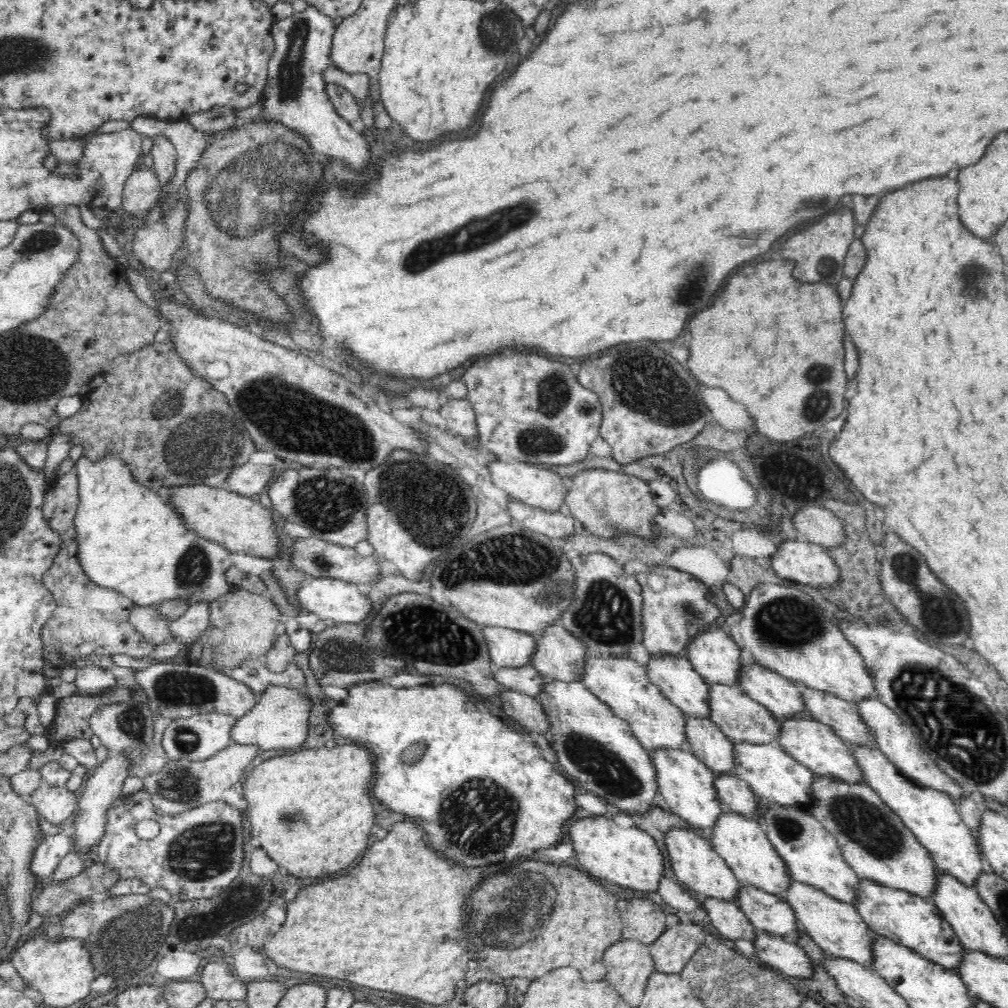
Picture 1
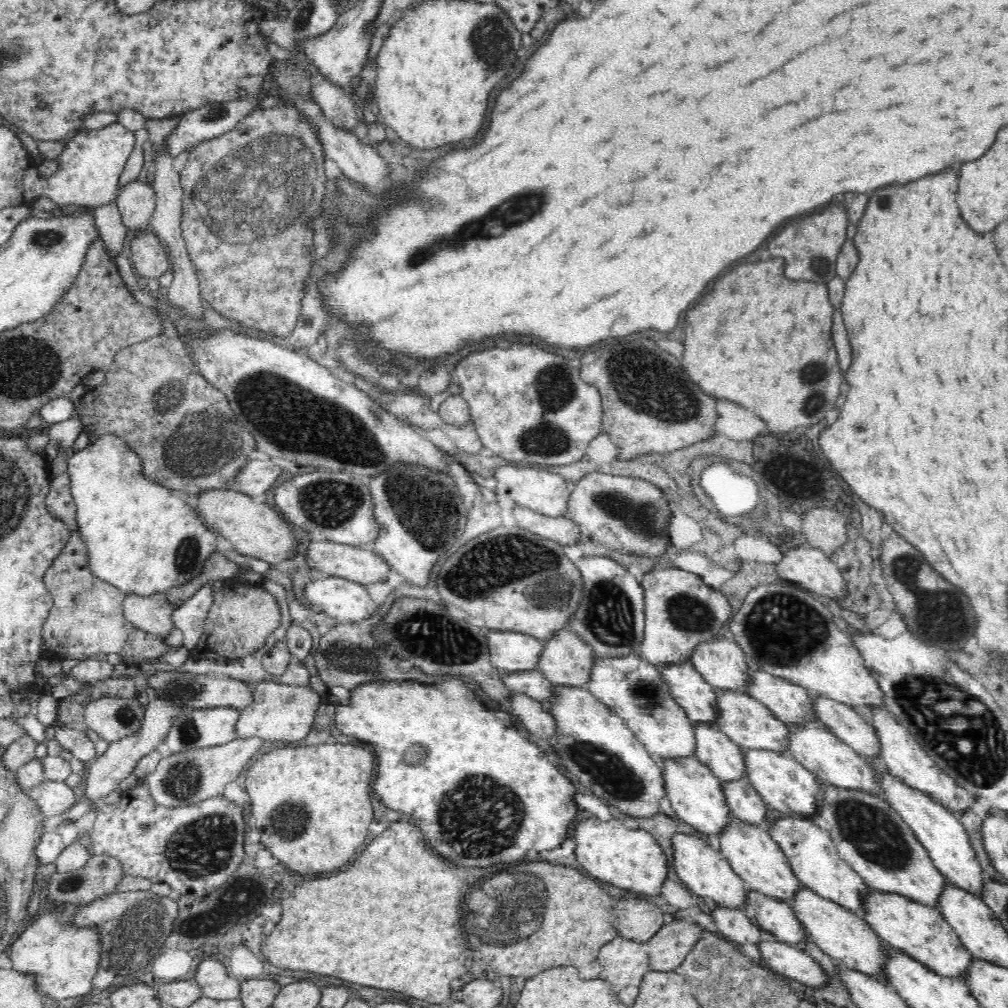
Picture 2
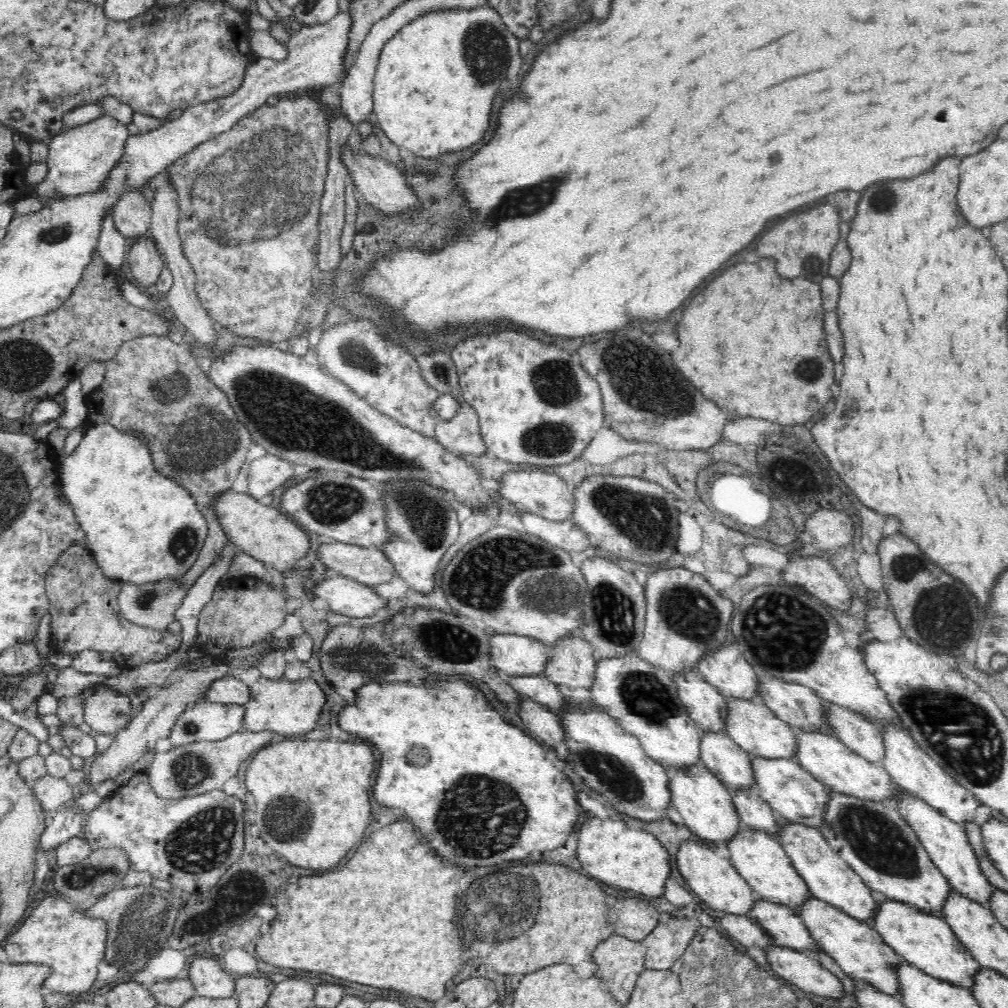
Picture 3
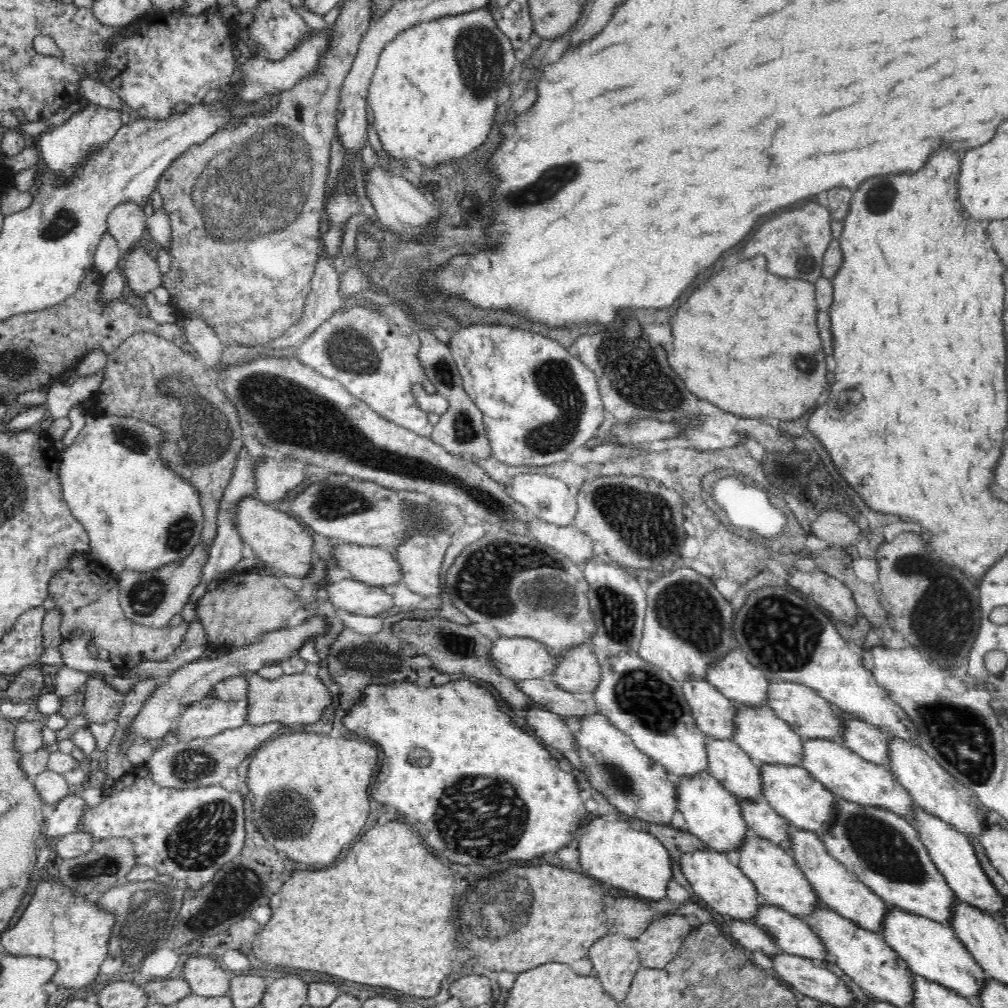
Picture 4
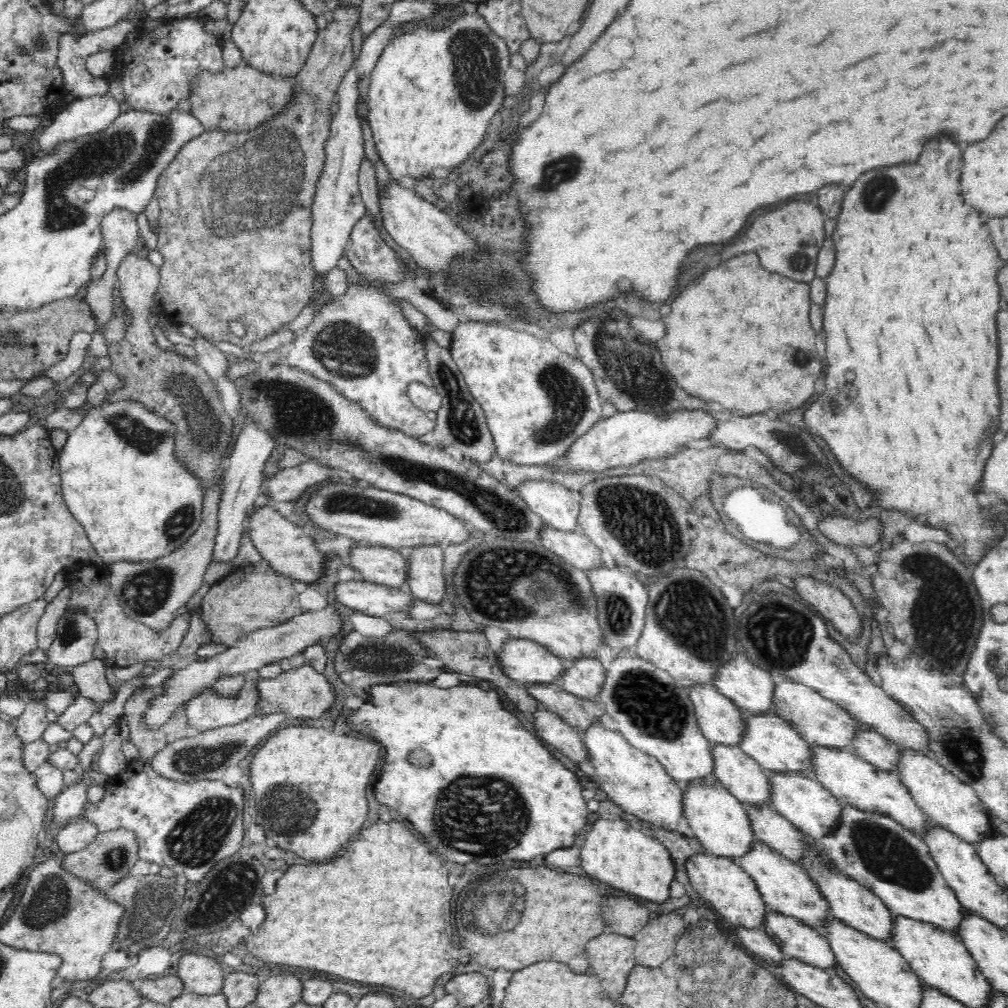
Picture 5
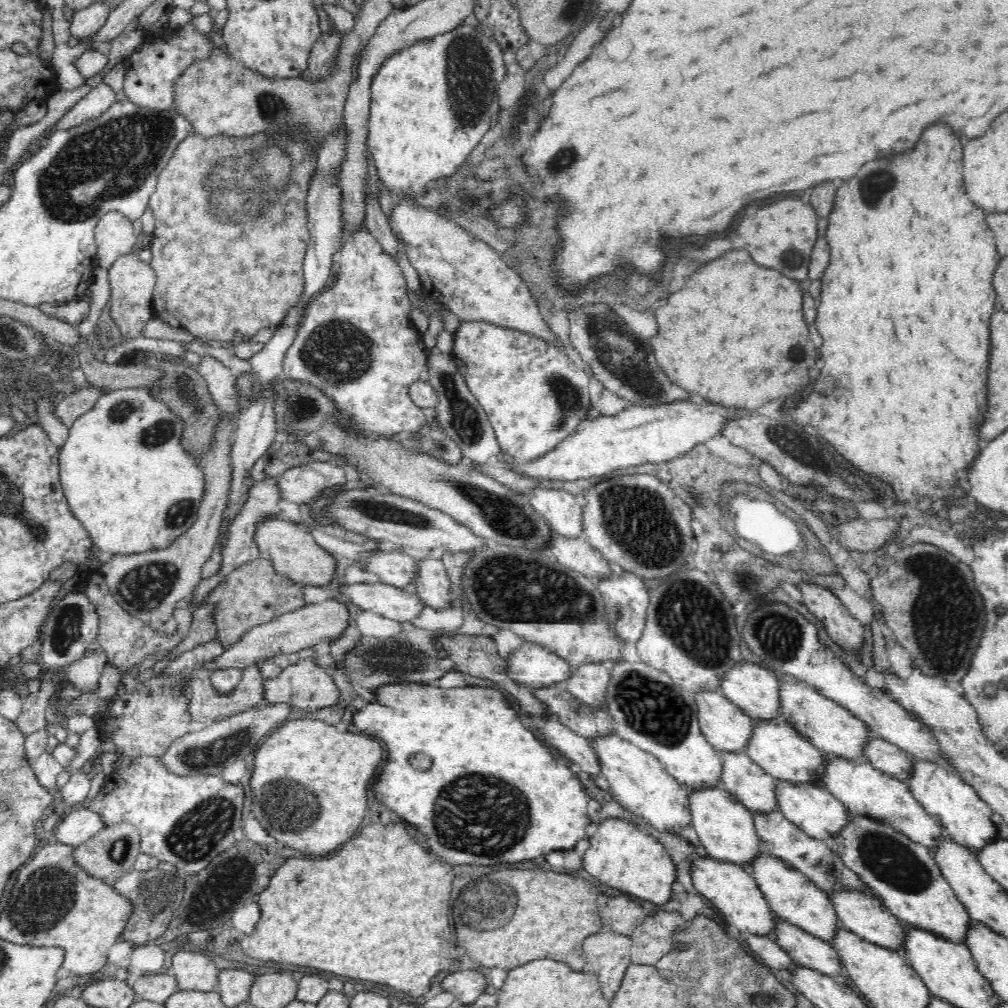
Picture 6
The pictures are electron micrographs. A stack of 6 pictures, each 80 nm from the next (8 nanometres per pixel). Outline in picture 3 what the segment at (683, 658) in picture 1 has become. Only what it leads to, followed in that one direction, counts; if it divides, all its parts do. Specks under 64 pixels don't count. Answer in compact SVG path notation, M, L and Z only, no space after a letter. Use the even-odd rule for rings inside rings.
M699 673L672 676L679 696L702 733L726 734L728 720L727 698L705 682Z

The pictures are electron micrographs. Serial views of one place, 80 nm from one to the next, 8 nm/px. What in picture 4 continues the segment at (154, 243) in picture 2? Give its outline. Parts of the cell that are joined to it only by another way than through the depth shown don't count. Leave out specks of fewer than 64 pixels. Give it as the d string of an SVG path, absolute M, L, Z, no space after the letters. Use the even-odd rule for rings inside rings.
M139 247L133 248L123 263L123 277L126 278L126 286L133 302L144 304L146 296L156 290L162 280L157 261L148 251Z

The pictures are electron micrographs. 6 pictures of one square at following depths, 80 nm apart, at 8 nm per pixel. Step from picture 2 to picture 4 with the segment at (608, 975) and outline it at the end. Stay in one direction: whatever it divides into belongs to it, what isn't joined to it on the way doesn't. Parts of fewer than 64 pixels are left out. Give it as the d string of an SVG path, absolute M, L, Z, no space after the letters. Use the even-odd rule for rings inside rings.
M608 934L596 940L588 948L587 958L592 960L592 974L600 978L602 988L616 1000L624 1000L628 992L633 974L640 967L636 939L628 939L623 935ZM604 942L608 942L608 958L604 958Z

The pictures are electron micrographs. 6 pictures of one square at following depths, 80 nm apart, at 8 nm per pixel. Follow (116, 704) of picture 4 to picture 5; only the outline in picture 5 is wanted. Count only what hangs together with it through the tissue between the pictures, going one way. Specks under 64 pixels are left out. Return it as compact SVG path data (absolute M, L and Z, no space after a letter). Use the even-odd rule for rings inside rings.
M94 658L68 669L80 695L101 707L108 704L117 693L107 682L105 676L107 667L106 661Z

